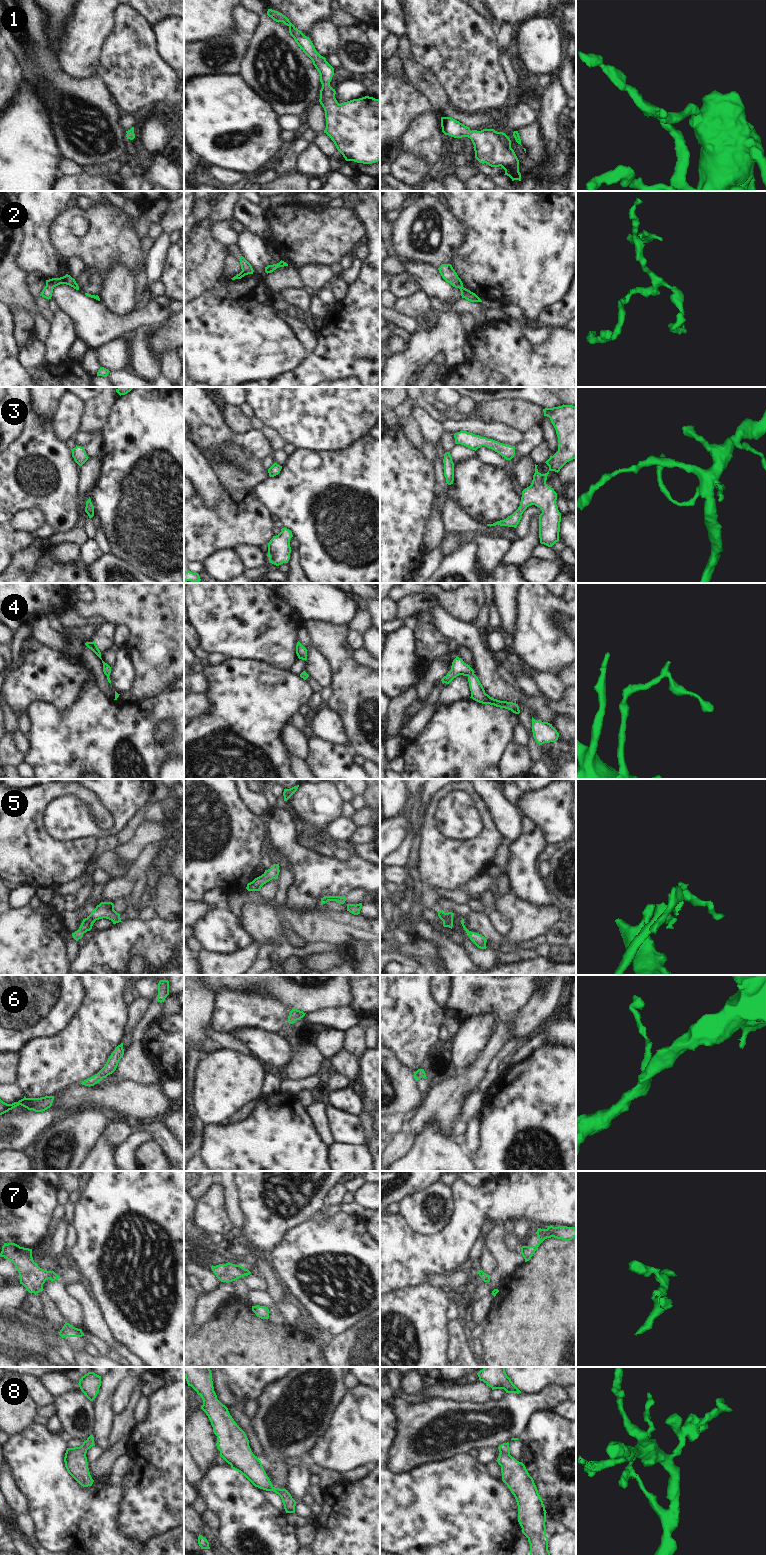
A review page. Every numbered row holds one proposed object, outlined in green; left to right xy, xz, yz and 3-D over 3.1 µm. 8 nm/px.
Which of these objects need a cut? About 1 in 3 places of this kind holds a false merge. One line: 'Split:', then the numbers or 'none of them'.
Split: none of them

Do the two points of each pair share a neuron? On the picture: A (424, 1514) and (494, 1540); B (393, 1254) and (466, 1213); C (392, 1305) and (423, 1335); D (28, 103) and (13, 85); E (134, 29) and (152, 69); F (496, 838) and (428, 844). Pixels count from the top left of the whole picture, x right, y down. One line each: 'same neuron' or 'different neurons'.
A: same neuron
B: same neuron
C: same neuron
D: different neurons
E: same neuron
F: same neuron

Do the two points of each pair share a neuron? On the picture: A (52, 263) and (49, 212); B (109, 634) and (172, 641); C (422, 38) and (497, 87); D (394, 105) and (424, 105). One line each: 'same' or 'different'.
A: same
B: different
C: same
D: same

